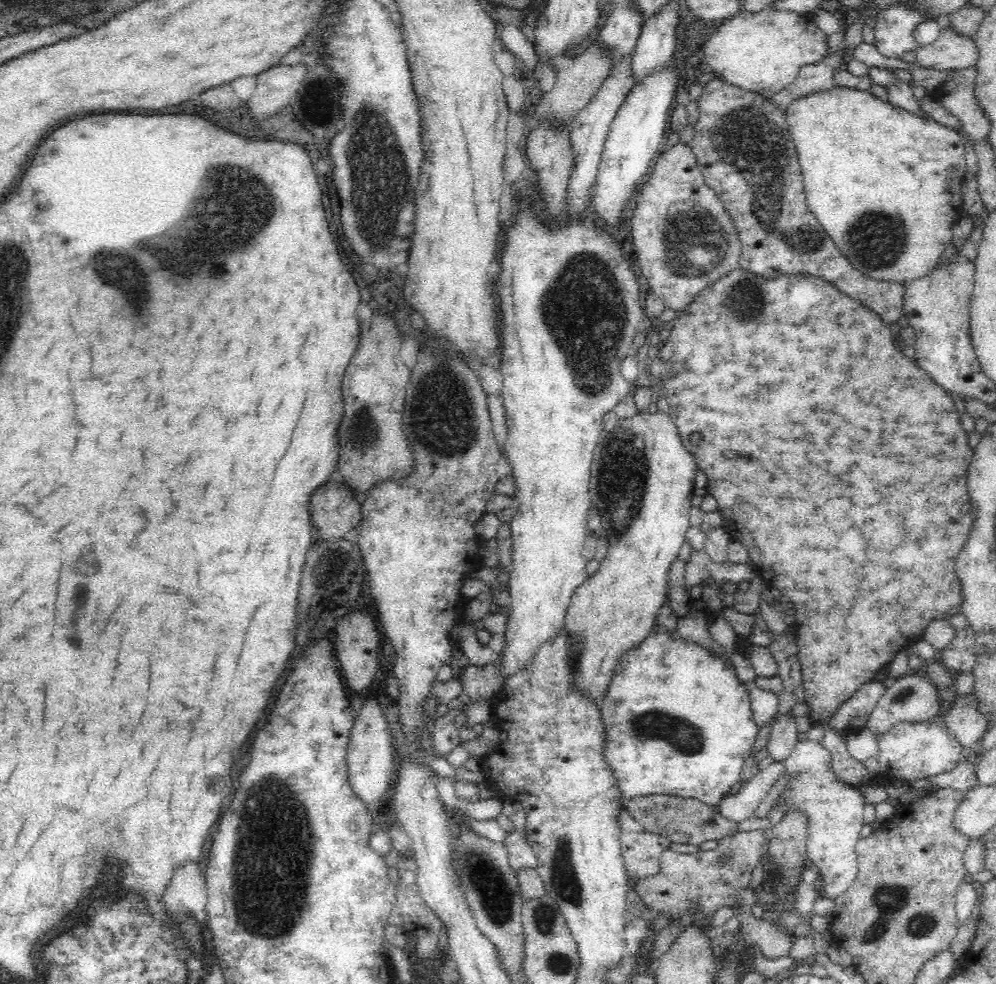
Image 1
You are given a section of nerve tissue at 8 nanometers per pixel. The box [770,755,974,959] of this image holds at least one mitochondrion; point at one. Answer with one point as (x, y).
(890, 899)

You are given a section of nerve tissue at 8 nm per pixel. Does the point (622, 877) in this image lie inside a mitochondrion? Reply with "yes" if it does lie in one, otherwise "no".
no

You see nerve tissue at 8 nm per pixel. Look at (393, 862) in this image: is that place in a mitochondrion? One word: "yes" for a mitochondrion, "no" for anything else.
no

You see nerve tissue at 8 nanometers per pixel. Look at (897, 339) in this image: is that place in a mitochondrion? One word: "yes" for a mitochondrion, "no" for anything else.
no

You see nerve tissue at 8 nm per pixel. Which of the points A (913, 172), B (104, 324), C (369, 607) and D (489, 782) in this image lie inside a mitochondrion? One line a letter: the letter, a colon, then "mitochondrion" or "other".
A: other
B: other
C: other
D: other

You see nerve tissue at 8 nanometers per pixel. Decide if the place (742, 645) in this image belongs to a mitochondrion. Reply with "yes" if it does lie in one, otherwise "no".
no

